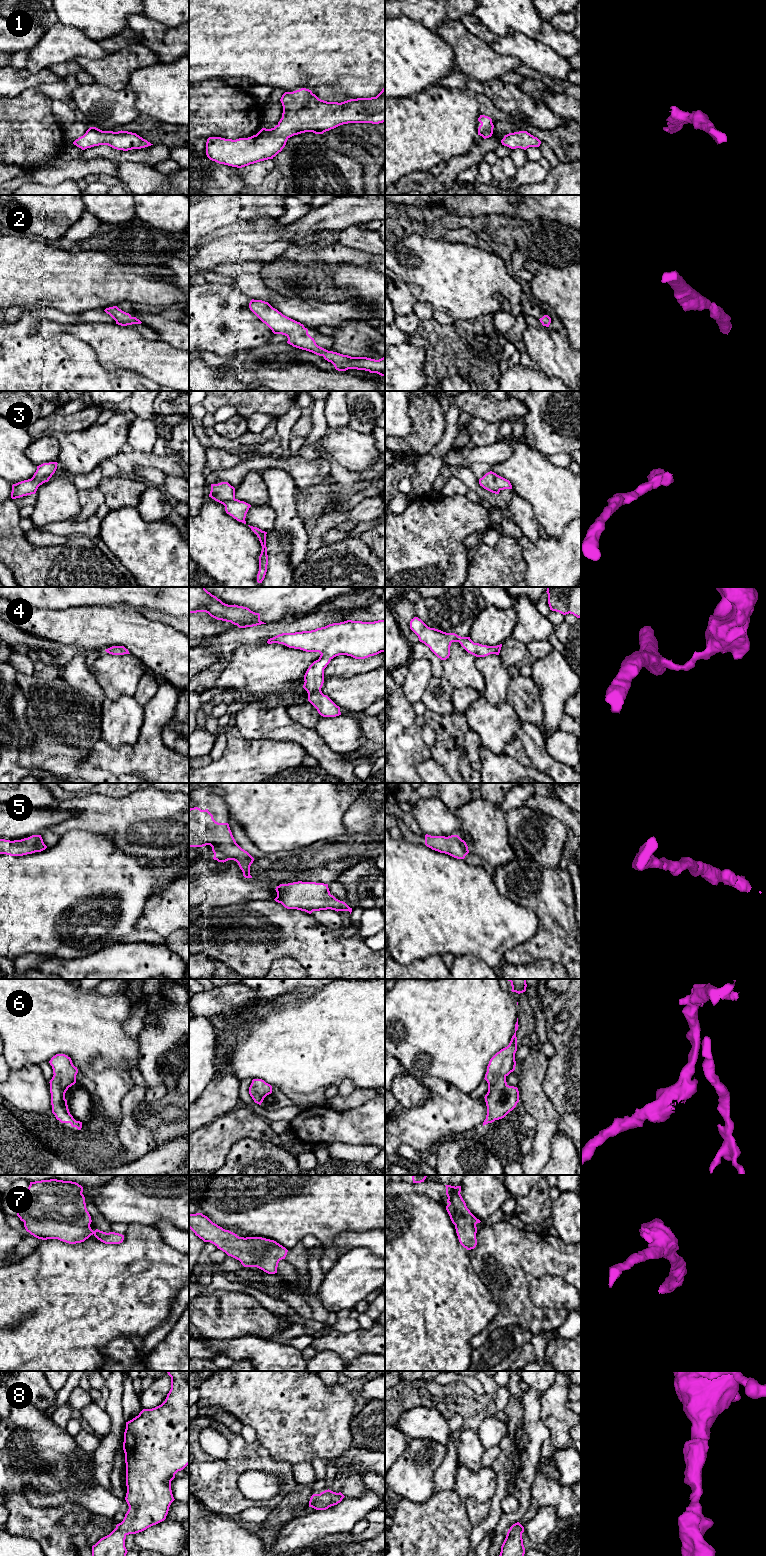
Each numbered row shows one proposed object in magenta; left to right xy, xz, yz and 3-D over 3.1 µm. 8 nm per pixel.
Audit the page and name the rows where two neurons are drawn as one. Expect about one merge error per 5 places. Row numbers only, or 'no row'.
no row

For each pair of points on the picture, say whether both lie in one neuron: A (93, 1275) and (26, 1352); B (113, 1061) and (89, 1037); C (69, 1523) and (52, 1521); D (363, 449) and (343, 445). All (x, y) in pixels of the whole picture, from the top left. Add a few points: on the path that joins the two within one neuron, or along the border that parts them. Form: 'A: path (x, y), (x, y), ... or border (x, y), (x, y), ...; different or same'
A: path (78, 1294), (39, 1333); same
B: path (107, 1055), (95, 1043); same
C: border (69, 1509), (59, 1523), (67, 1530); different
D: path (358, 449), (348, 447); same

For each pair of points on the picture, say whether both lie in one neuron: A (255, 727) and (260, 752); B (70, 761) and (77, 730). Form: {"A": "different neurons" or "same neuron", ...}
{"A": "different neurons", "B": "same neuron"}

